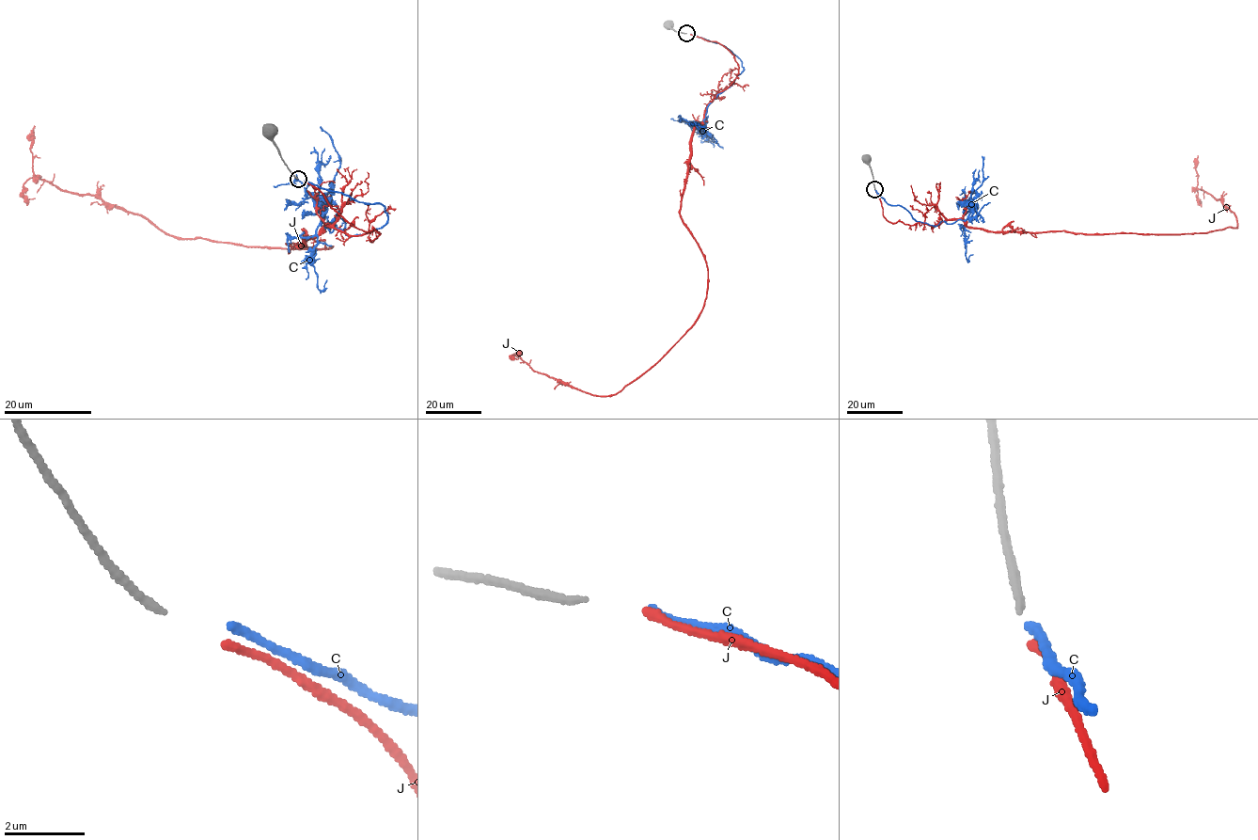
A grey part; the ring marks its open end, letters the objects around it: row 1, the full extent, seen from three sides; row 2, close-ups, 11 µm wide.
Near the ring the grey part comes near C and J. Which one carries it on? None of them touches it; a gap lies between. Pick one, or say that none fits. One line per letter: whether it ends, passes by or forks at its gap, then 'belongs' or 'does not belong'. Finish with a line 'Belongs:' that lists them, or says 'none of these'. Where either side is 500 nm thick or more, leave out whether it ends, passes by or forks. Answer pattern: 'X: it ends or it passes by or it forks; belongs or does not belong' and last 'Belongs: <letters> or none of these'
C: it ends; does not belong
J: it ends; belongs
Belongs: J

